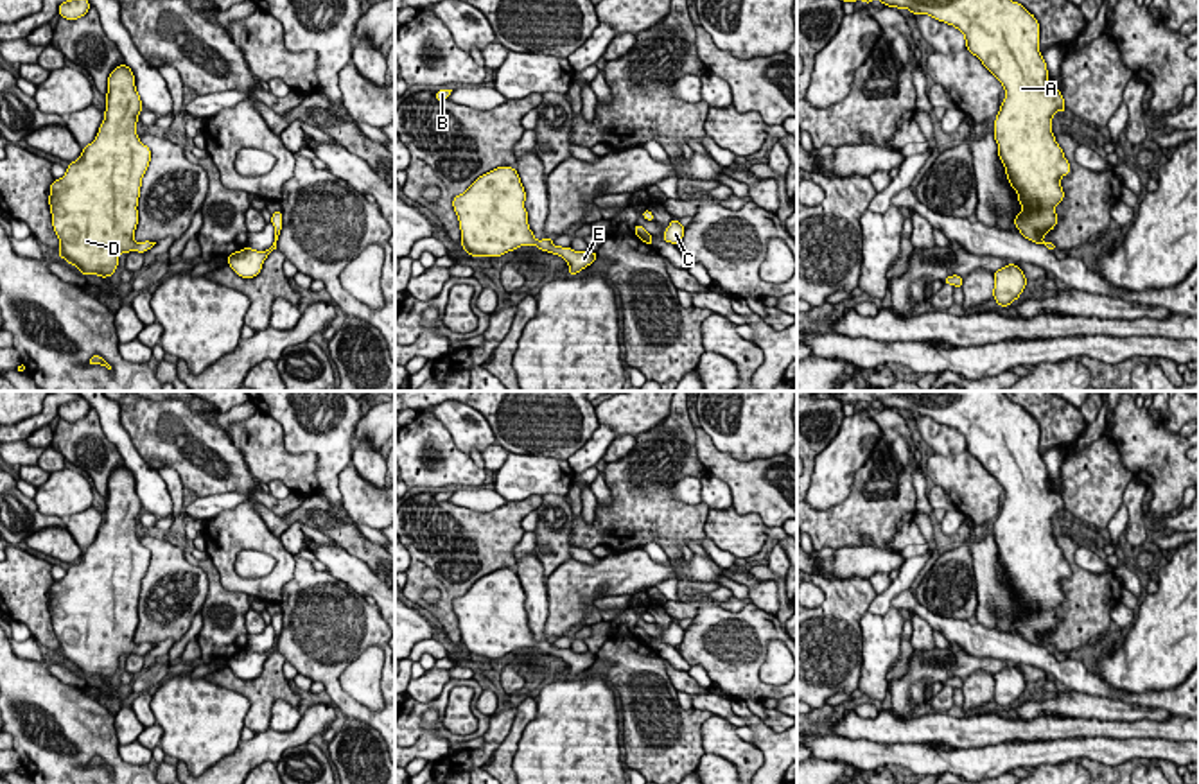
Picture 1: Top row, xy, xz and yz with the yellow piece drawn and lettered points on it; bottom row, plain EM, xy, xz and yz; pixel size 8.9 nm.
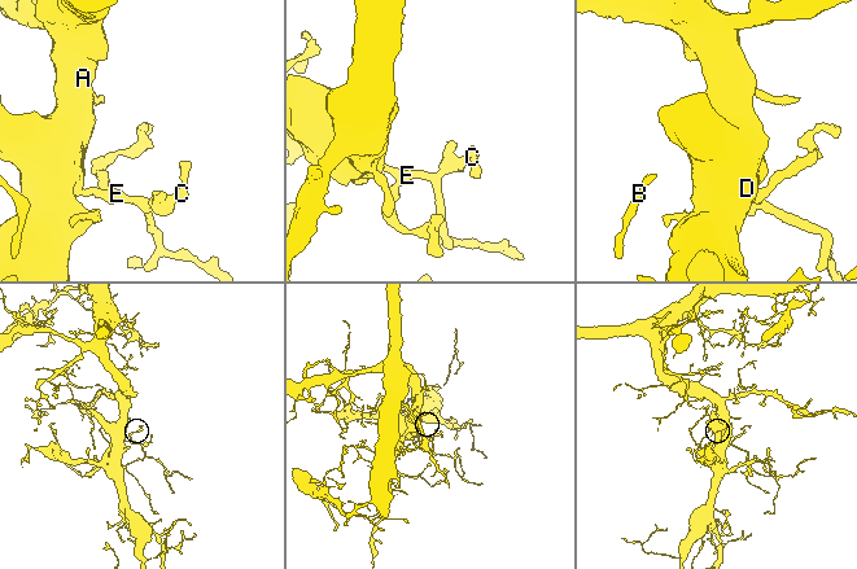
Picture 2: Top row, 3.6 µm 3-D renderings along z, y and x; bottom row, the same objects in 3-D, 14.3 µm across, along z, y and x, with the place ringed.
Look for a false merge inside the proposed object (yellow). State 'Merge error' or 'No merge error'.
No merge error

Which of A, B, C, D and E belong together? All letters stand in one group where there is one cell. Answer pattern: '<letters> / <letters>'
A B C D E

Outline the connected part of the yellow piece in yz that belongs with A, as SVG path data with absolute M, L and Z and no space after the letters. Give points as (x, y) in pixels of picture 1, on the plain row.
M797 391L802 398L836 398L842 404L862 402L871 405L878 400L883 407L908 411L912 416L928 416L939 423L953 427L964 436L966 450L1002 484L1005 501L994 522L994 542L998 558L1005 569L1007 581L1018 596L1021 614L1014 628L1030 644L1043 646L1050 653L1057 648L1045 644L1043 639L1055 630L1059 619L1055 608L1064 601L1061 579L1070 576L1070 565L1052 535L1052 520L1057 513L1066 515L1063 495L1050 488L1046 465L1039 454L1039 425L1021 405L1012 404L1003 391Z

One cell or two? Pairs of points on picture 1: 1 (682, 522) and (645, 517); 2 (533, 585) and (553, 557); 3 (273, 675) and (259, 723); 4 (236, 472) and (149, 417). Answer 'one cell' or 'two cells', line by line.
1: one cell
2: two cells
3: one cell
4: one cell

